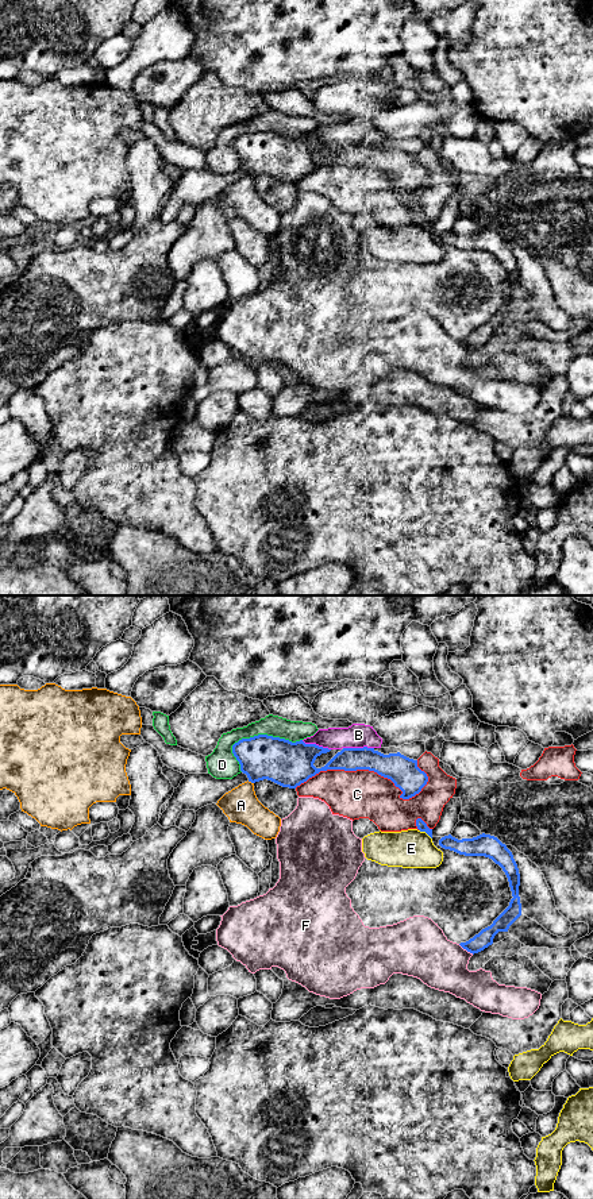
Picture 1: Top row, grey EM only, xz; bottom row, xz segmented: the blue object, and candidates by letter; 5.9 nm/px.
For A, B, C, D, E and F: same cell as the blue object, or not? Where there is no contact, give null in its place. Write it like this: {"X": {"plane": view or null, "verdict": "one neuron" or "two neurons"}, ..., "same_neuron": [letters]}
{"A": {"plane": "xz", "verdict": "two neurons"}, "B": {"plane": "xz", "verdict": "two neurons"}, "C": {"plane": "xz", "verdict": "two neurons"}, "D": {"plane": "xz", "verdict": "two neurons"}, "E": {"plane": "xz", "verdict": "two neurons"}, "F": {"plane": "xz", "verdict": "two neurons"}, "same_neuron": []}

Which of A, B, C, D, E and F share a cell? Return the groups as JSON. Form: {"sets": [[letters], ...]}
{"sets": [["A"], ["B"], ["C"], ["D"], ["E"], ["F"]]}

